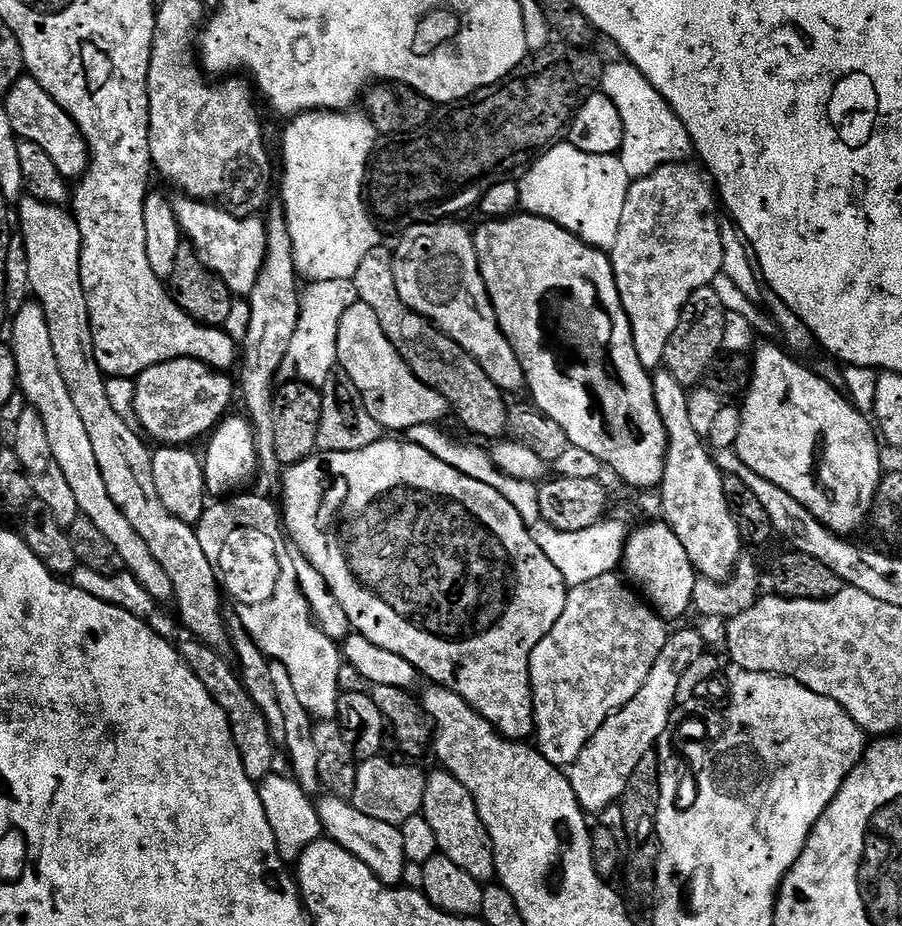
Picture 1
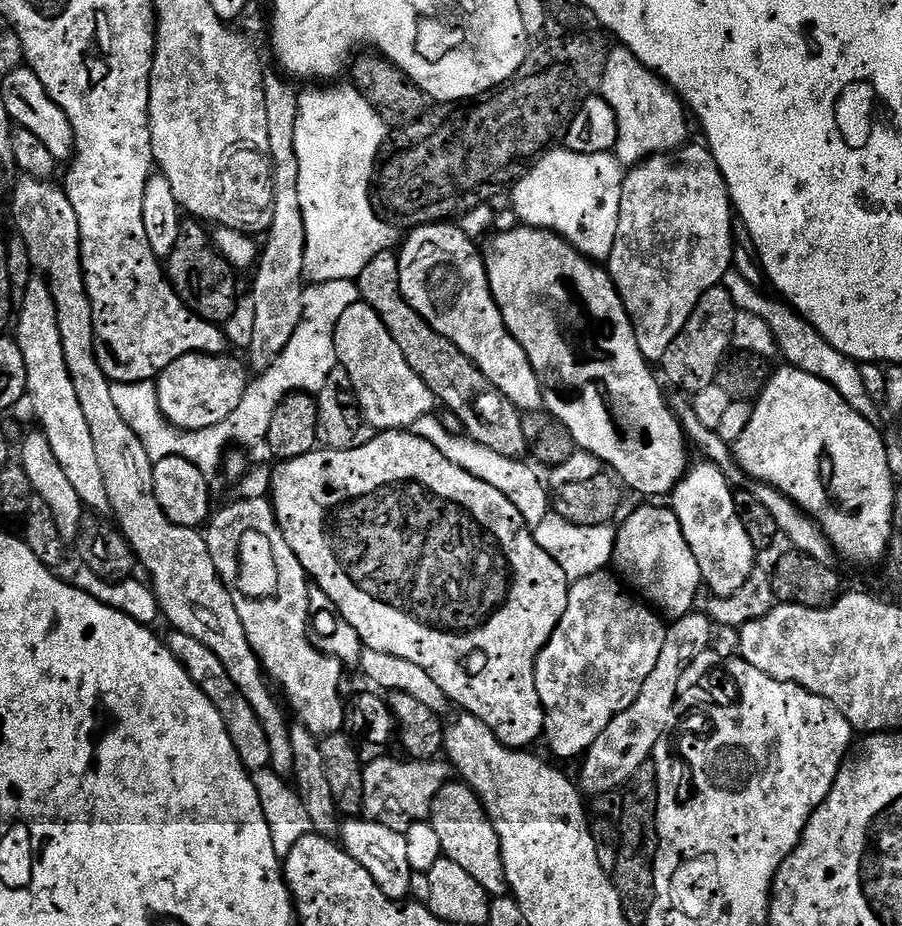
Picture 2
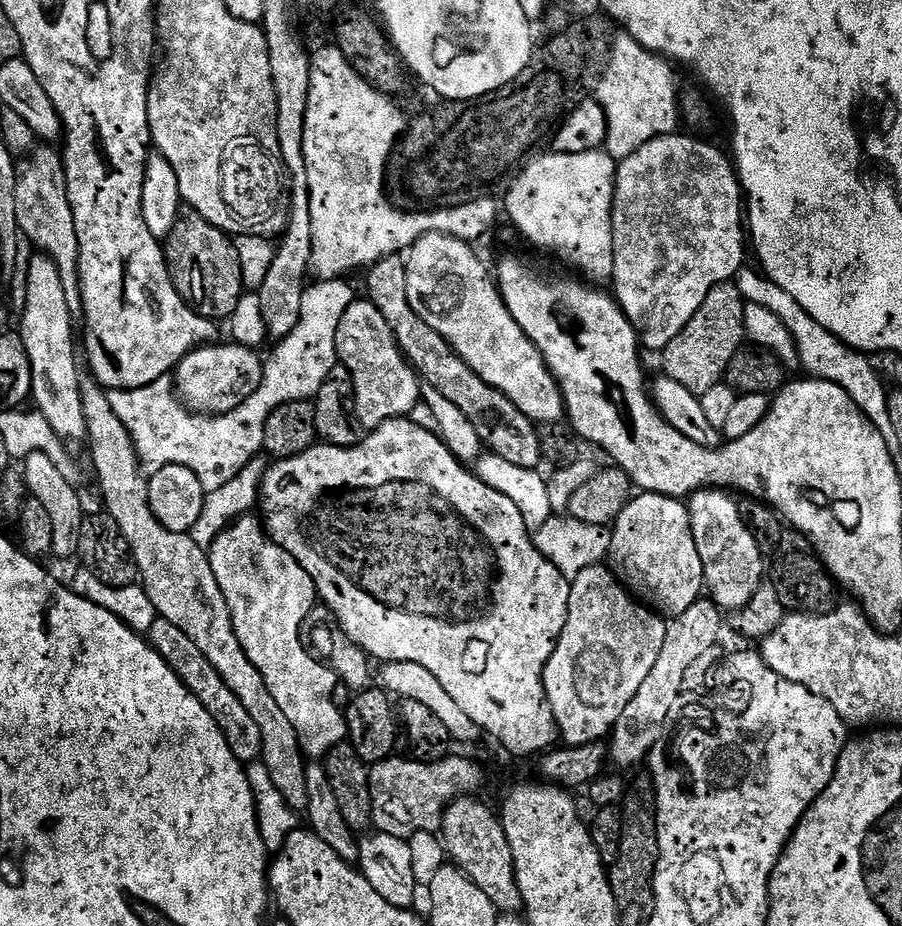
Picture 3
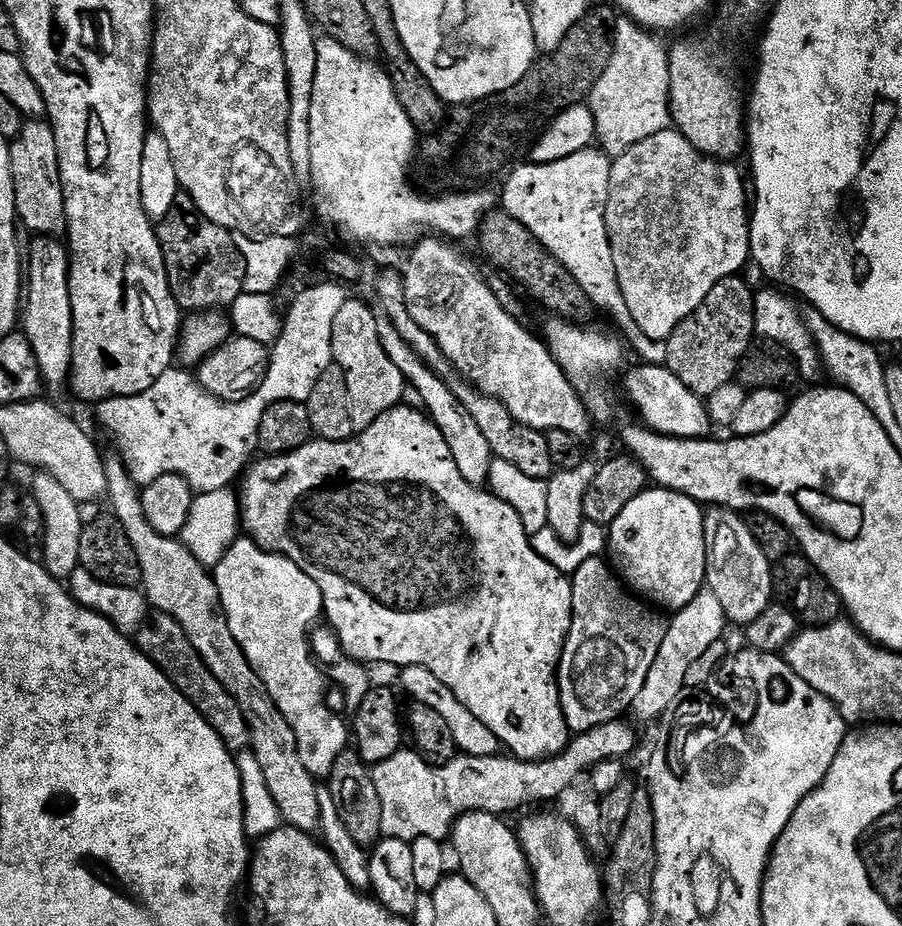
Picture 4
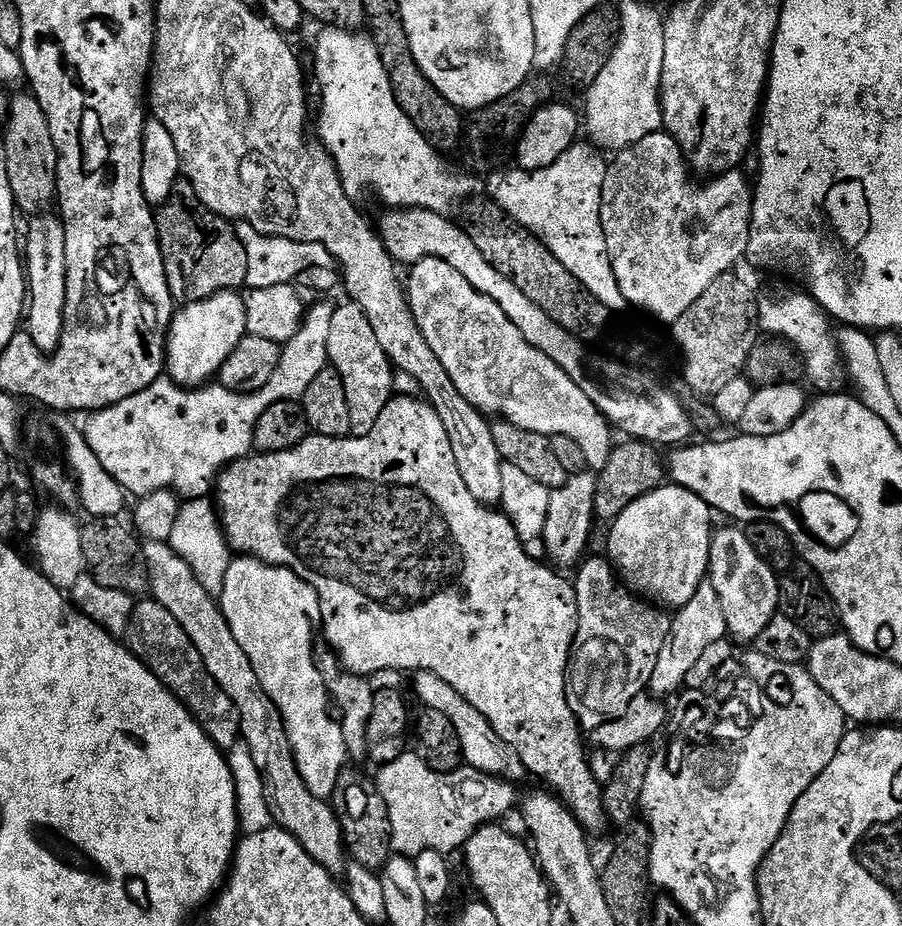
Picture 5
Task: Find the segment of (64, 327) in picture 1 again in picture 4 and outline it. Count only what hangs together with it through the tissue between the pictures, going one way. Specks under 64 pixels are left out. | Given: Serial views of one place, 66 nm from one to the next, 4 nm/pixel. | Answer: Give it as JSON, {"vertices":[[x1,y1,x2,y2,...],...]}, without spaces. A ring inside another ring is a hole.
{"vertices":[[40,118,25,123,21,134,11,141,10,166,14,169,14,194,20,215,20,223,32,234,55,237,66,228,64,218,64,191,60,177,58,146,51,124],[112,454,112,457,104,460,104,473,108,482,106,494,108,498,112,498,111,515,116,516,118,522,122,522,122,530,126,530,126,538,130,538,130,546,139,549,143,544,157,544,158,547,164,548,166,555,172,556,169,560,152,560,149,564,147,561,142,591,147,596,149,605,154,606,156,612,166,612,183,623,186,638,190,638,194,650,198,650,198,654,204,657,204,665,214,674,214,678,218,678,218,682,222,682,222,686,226,686,226,690,238,702,238,706,242,706,244,717,252,731,250,750,256,755,258,766,262,766,262,774,266,774,266,786,270,786,270,794,278,806,281,821,287,827,297,828,309,834,315,833,320,828,317,777,312,776,310,770,306,770,306,766,302,766,302,758,298,754,298,742,294,738,294,730,290,730,290,722,286,722,282,710,278,710,274,698,270,698,270,690,266,690,260,673,254,670,254,666,250,666,242,646,238,646,234,634,230,634,230,622,224,613,213,573,205,568,202,562,198,562,198,558,184,545,183,540,175,536,158,534,158,530,150,526,150,522,144,516,141,489,132,480,132,475,129,474,128,468,119,455]]}

